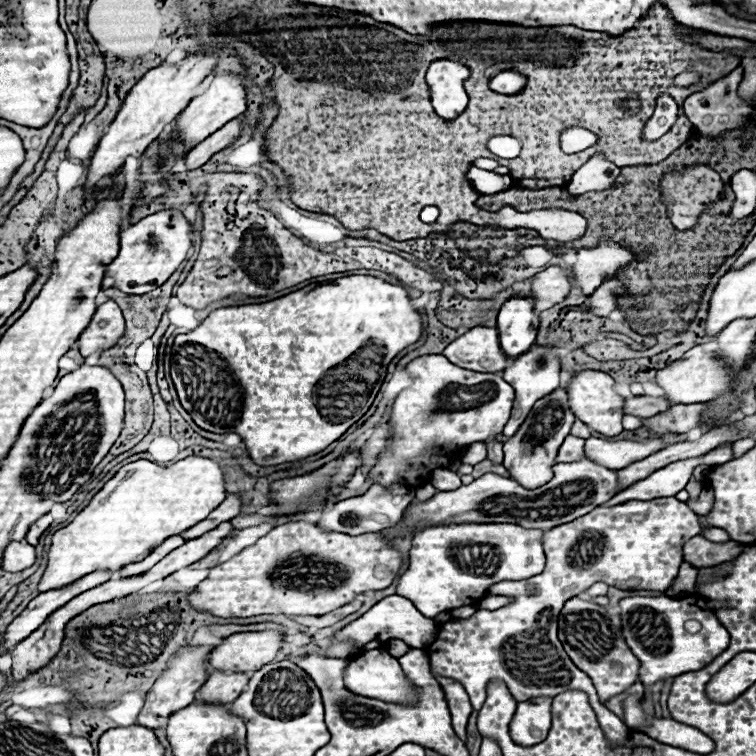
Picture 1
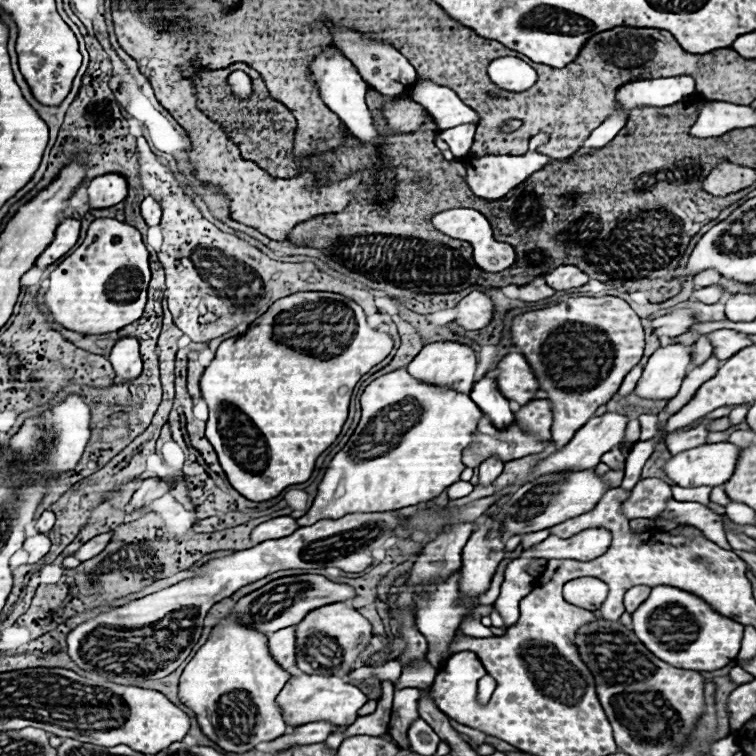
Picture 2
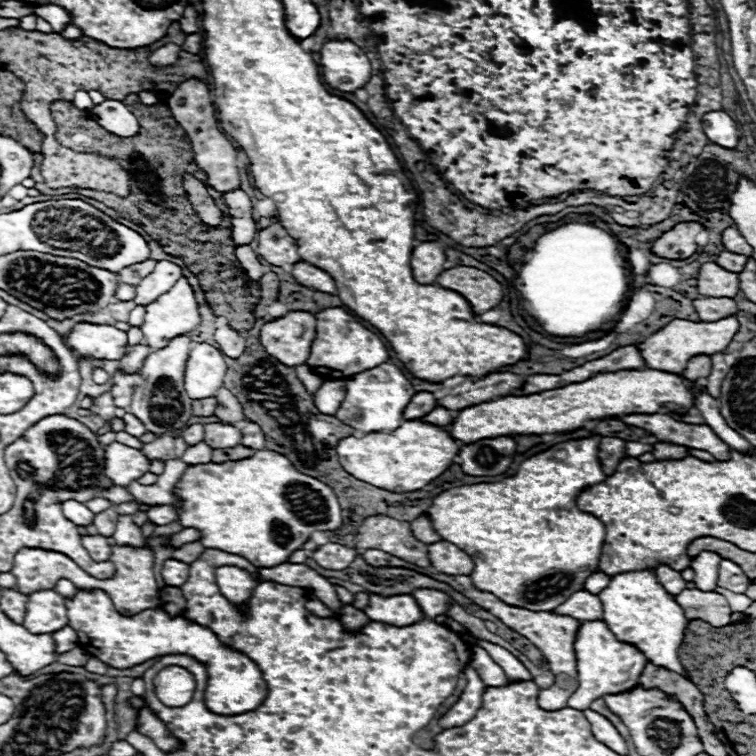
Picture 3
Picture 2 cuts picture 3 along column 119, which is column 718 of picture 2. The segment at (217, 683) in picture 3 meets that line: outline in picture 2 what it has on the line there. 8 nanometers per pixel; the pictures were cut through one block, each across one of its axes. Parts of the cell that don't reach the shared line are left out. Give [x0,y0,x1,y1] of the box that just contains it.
[632,586,744,672]

